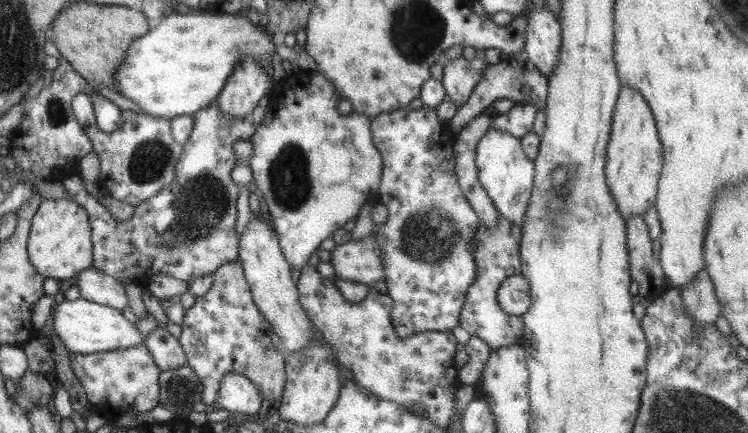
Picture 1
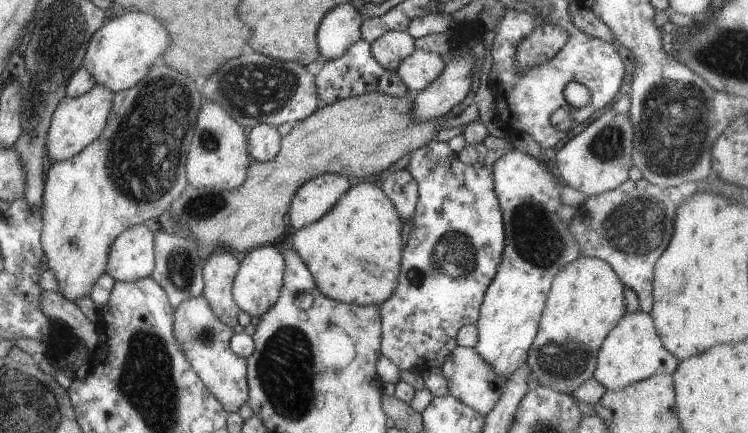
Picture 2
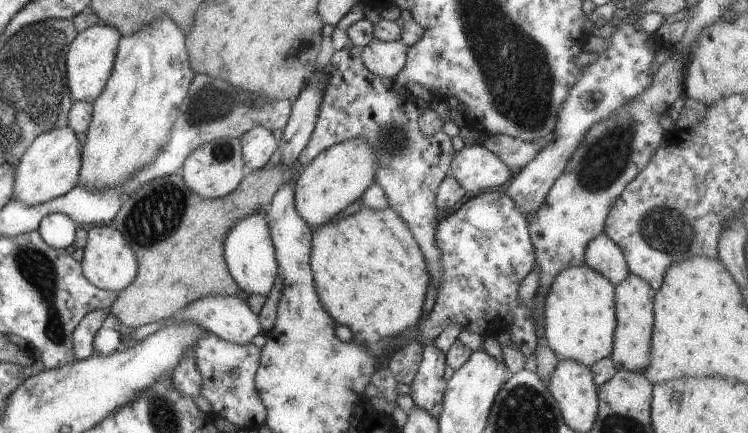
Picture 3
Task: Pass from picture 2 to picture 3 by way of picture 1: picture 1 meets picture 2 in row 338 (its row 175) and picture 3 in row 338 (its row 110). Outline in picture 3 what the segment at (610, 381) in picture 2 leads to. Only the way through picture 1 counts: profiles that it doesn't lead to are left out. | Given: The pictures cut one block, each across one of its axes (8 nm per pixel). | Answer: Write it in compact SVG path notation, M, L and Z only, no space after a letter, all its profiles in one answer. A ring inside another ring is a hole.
M630 273L620 284L615 286L615 328L612 360L618 370L638 371L642 373L650 364L651 336L655 321L655 290L638 275Z

